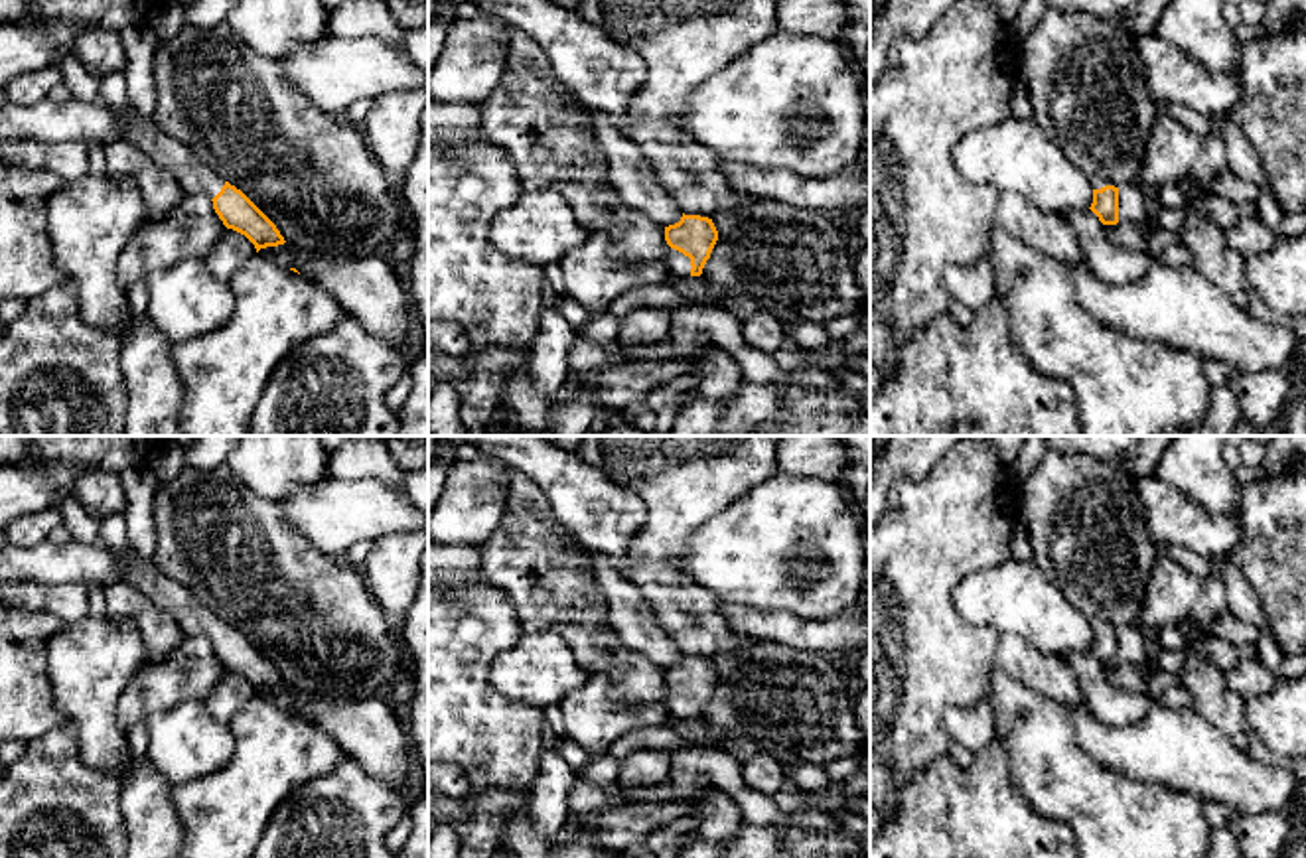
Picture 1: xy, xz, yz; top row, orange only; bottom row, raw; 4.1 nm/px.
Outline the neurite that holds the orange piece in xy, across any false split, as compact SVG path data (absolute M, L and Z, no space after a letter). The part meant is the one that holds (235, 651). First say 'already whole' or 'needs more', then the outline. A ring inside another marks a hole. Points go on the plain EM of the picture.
needs more | M75 495L63 499L57 511L75 540L120 556L130 566L130 584L172 615L183 637L205 635L223 667L245 677L256 694L286 684L276 667L241 631L203 606L185 586L164 576L132 546L120 550L107 546L101 538L101 519L91 515Z

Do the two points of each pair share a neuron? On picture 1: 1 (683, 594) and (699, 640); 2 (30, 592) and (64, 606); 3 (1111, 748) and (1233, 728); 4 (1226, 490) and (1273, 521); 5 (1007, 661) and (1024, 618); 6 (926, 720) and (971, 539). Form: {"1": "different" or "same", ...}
{"1": "same", "2": "same", "3": "different", "4": "different", "5": "different", "6": "same"}

